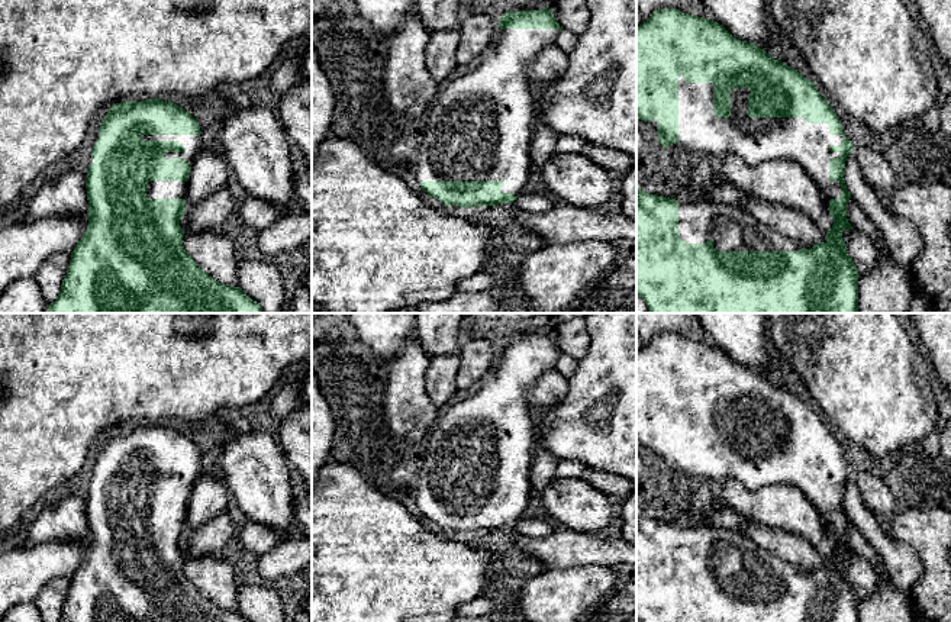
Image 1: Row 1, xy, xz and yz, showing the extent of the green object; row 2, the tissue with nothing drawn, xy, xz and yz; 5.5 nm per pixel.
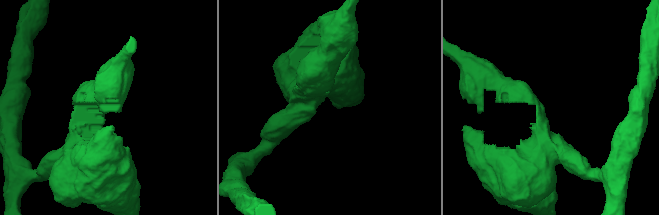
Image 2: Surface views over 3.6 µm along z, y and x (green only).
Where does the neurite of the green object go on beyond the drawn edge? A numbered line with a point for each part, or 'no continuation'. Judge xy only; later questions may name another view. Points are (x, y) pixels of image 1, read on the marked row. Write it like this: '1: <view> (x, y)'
1: xy (192, 142)

